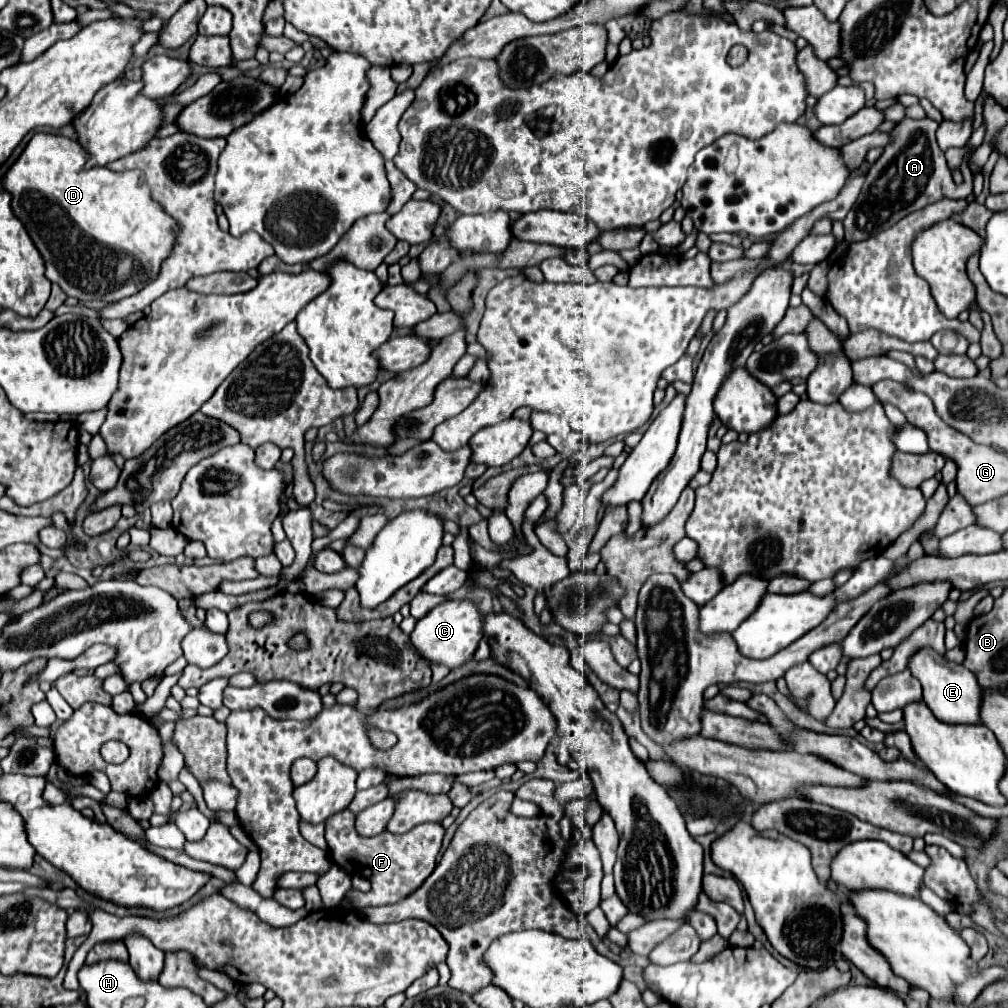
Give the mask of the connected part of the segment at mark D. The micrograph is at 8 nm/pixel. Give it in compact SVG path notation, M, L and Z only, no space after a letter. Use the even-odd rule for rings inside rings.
M36 133L30 143L26 145L26 149L22 151L22 155L18 157L18 161L8 169L8 173L4 175L2 183L4 183L4 189L8 193L12 193L12 211L14 215L24 223L30 239L34 241L36 249L40 251L42 259L44 259L44 265L46 265L46 279L50 279L52 283L58 283L62 287L62 291L68 295L68 297L76 297L78 301L82 303L90 303L90 301L104 301L104 303L114 303L114 301L120 301L128 295L134 295L138 293L146 283L150 283L152 279L158 277L160 273L160 267L162 267L162 261L168 259L172 255L172 249L174 249L174 243L176 243L176 231L178 231L178 223L162 209L160 203L156 203L152 199L152 193L150 193L150 187L144 179L144 173L142 171L124 171L124 173L114 173L106 167L86 167L90 155L86 153L86 149L82 149L82 145L74 139L68 139L68 137L60 137L60 135L48 135L48 133Z

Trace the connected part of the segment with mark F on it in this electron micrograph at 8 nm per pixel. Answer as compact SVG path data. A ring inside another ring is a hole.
M344 809L338 815L332 815L326 821L326 835L328 835L328 849L332 853L332 861L342 867L350 875L360 875L372 883L372 891L360 897L350 899L354 909L364 909L368 905L388 905L396 903L402 897L416 891L426 877L436 867L436 855L442 847L444 827L440 823L422 823L408 831L406 835L390 835L388 831L376 837L358 837L354 831L354 813Z

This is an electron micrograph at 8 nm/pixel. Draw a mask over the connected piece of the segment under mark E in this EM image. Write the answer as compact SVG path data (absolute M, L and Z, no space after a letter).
M926 647L916 651L908 663L910 673L922 685L922 701L930 707L930 711L944 723L980 723L980 699L982 689L974 683L974 675L958 663L948 661L944 655Z

